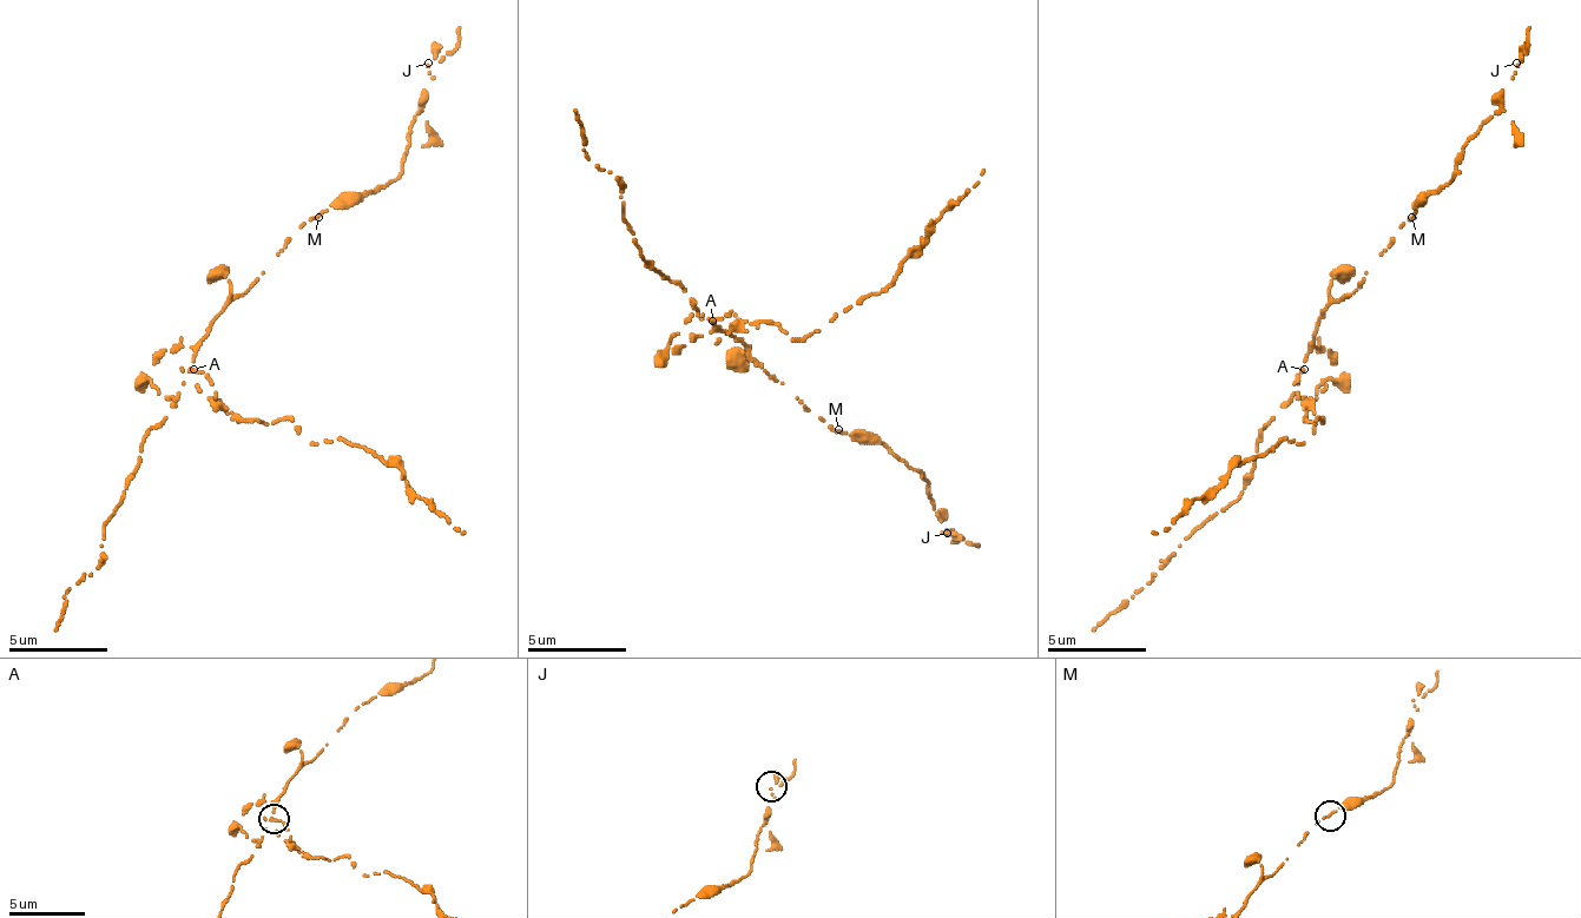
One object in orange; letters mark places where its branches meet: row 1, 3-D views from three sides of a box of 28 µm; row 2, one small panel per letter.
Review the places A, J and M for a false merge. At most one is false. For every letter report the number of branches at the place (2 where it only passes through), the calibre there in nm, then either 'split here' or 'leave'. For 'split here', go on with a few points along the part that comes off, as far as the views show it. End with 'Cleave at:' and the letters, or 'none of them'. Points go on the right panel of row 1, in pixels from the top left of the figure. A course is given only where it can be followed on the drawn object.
A: branches 3; calibre 160 nm; split here; course (1303, 370), (1292, 381), (1303, 420), (1322, 420), (1303, 446), (1272, 446), (1238, 460), (1168, 529), (1153, 529)
J: branches 3; calibre 150 nm; leave
M: branches 2; calibre 160 nm; leave
Cleave at: A

